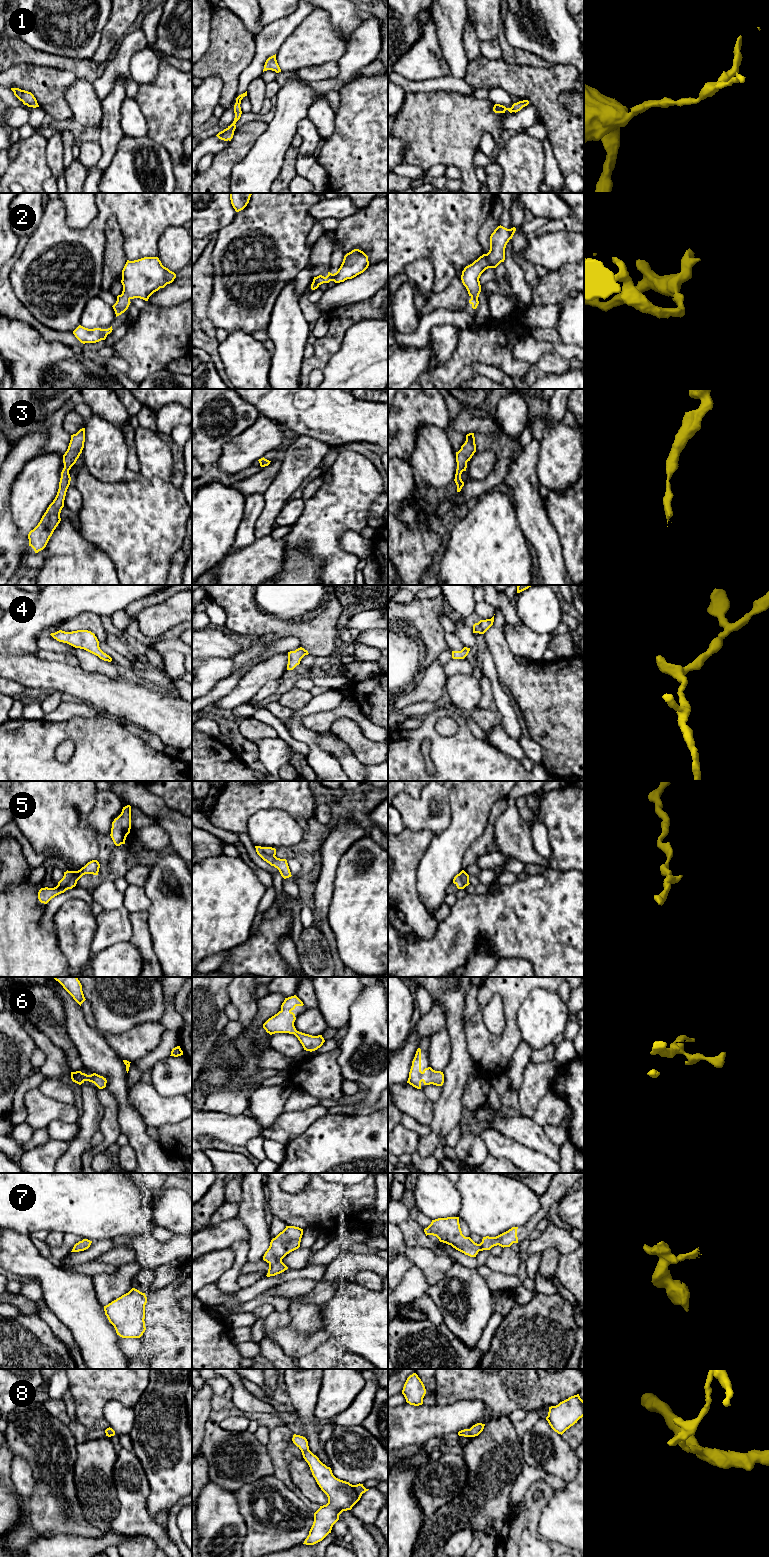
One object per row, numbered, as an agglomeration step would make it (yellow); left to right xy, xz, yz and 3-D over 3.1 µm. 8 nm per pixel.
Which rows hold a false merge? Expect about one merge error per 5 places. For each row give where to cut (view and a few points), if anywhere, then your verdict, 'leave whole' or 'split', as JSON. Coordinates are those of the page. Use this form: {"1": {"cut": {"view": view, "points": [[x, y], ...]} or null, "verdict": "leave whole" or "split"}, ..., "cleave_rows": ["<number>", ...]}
{"1": {"cut": null, "verdict": "leave whole"}, "2": {"cut": null, "verdict": "leave whole"}, "3": {"cut": null, "verdict": "leave whole"}, "4": {"cut": null, "verdict": "leave whole"}, "5": {"cut": null, "verdict": "leave whole"}, "6": {"cut": null, "verdict": "leave whole"}, "7": {"cut": null, "verdict": "leave whole"}, "8": {"cut": null, "verdict": "leave whole"}, "cleave_rows": []}

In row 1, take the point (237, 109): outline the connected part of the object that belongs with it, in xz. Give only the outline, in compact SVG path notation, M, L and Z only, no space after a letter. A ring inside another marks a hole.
M247 91L241 95L239 95L237 98L236 98L236 103L234 105L234 113L235 113L235 118L234 118L234 121L233 123L228 126L226 129L224 129L223 131L219 132L216 136L221 139L221 140L224 140L224 141L231 141L231 139L233 138L233 135L234 135L234 131L236 129L236 122L240 119L241 117L241 114L242 114L242 111L241 111L241 107L240 107L240 104L241 104L241 100L247 96Z

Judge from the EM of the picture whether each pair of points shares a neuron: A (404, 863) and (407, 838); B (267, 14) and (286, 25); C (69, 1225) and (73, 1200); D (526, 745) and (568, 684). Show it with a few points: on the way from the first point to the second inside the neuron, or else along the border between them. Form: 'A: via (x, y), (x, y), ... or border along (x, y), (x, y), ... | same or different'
A: via (404, 857), (407, 844) | same
B: border along (296, 10), (266, 25) | different
C: via (69, 1219), (70, 1206) | same
D: border along (528, 735), (540, 746), (542, 759) | different

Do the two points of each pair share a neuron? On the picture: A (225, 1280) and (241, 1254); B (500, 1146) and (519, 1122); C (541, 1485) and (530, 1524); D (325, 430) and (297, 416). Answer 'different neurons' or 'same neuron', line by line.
A: same neuron
B: different neurons
C: same neuron
D: same neuron

